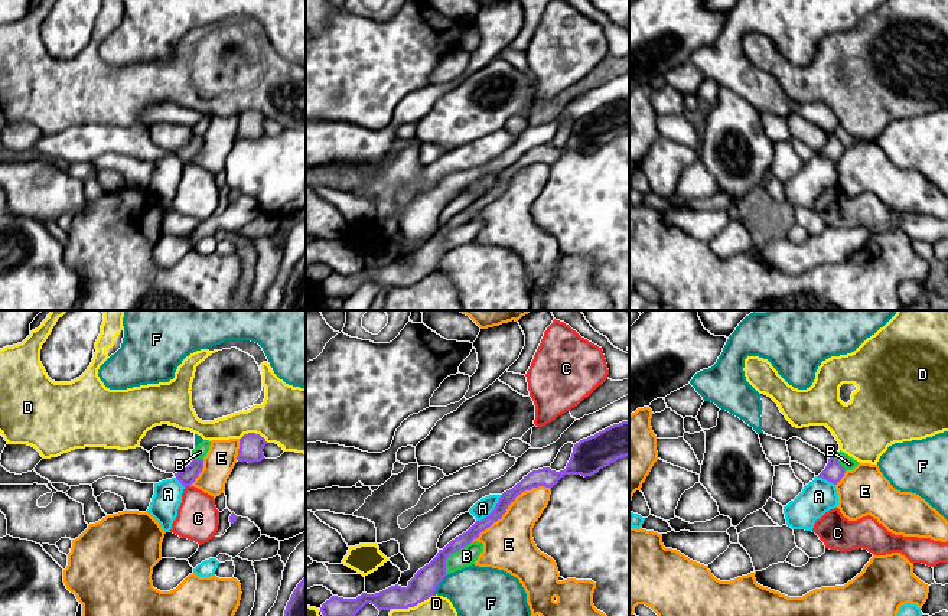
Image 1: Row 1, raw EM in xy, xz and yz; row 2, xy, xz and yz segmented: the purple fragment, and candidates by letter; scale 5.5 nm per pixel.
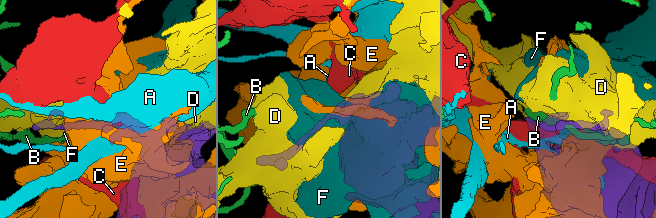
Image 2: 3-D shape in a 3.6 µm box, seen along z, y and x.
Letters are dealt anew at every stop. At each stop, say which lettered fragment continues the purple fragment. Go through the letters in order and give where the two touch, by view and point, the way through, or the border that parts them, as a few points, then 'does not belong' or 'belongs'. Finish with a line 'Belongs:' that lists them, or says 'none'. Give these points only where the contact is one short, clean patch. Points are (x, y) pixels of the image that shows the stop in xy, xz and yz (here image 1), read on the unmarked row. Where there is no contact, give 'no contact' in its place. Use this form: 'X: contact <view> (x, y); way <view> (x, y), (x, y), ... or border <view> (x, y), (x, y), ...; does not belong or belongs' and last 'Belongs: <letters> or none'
A: contact xz (492, 188); border xz (501, 172), (497, 182), (476, 198); does not belong
B: contact xz (450, 230); does not belong
C: contact xy (186, 162); border xy (189, 162), (185, 165); does not belong
D: contact xz (410, 283); does not belong
E: contact xz (510, 181); does not belong
F: contact xz (437, 263); does not belong
Belongs: none

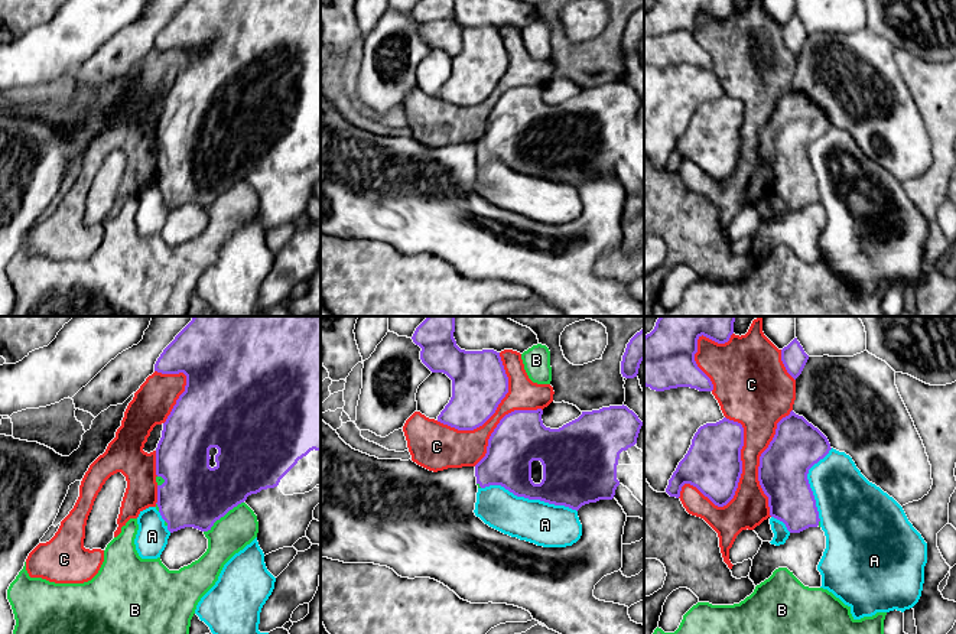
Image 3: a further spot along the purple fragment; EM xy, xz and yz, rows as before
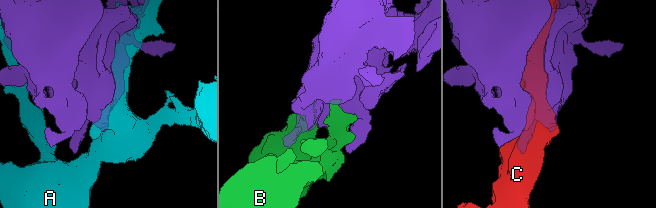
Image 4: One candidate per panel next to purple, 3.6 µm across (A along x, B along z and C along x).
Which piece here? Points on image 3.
A: contact xz (529, 175); does not belong
B: contact xy (223, 192); belongs
C: contact yz (737, 161); does not belong
Belongs: B

